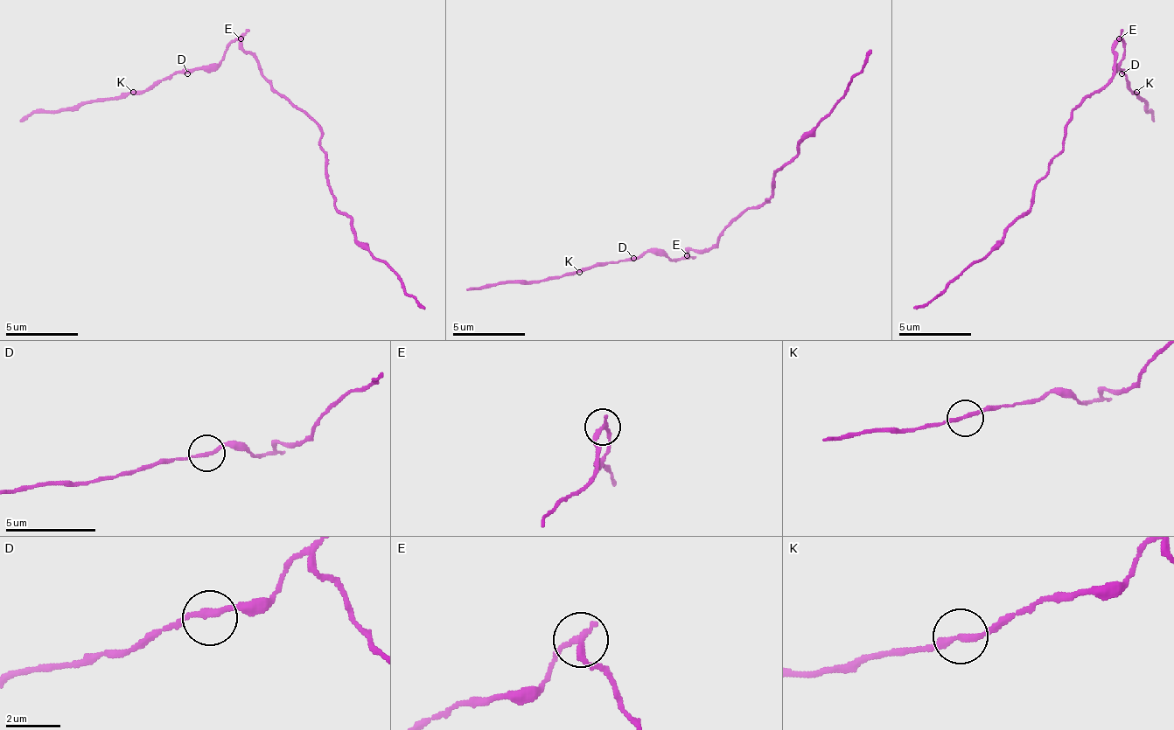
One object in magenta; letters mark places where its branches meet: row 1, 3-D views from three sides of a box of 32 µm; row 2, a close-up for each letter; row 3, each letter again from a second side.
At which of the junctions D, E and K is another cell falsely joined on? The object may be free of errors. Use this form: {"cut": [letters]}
{"cut": ["E"]}

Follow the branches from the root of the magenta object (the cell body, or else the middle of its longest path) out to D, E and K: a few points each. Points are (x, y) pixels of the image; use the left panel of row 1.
D: (281, 95), (262, 77), (259, 63), (241, 48), (238, 41), (223, 52), (216, 63), (198, 66), (187, 73)
E: (281, 95), (262, 77), (259, 63), (241, 48), (241, 38)
K: (281, 95), (262, 77), (259, 63), (238, 41), (209, 66), (179, 70), (162, 77), (143, 92), (133, 92)

